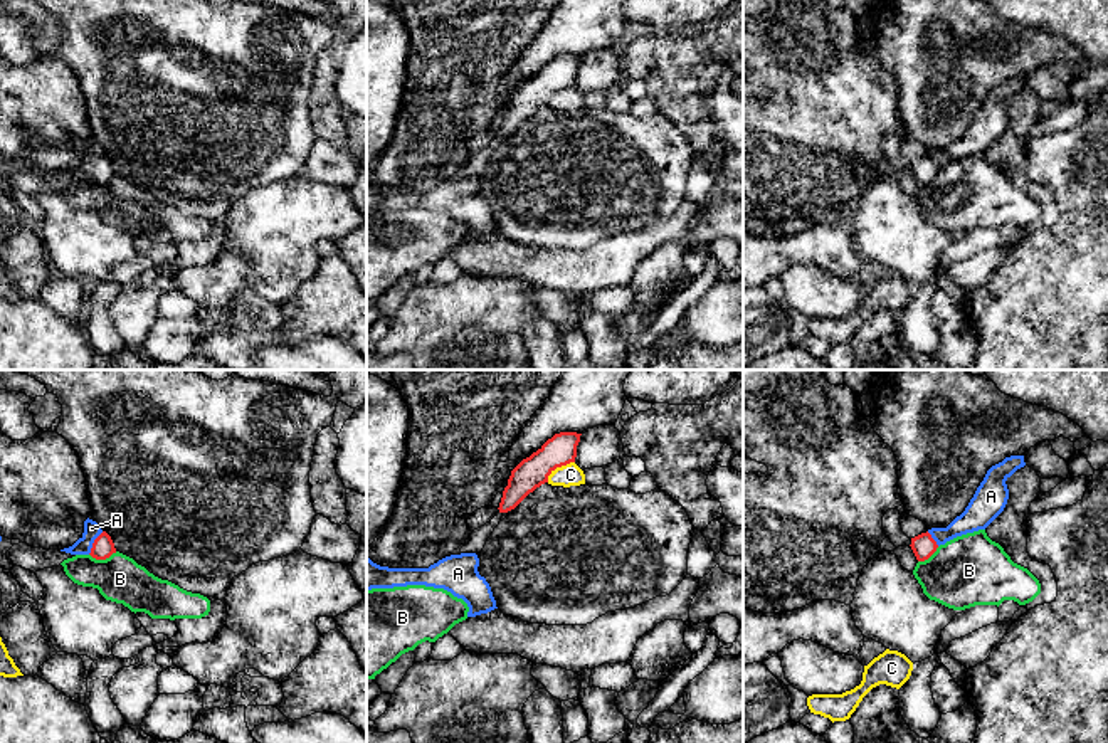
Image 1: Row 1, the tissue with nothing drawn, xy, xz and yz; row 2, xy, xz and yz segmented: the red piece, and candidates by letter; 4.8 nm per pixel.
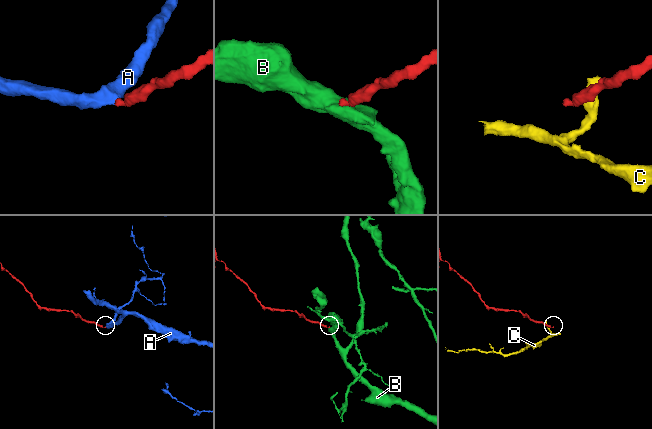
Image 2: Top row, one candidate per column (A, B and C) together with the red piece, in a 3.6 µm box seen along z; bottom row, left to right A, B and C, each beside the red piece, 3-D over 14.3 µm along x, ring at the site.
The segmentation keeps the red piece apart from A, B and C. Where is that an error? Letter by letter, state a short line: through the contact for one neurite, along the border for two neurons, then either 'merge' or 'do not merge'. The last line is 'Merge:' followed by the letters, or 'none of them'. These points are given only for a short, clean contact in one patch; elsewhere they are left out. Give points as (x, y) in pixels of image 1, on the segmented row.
A: line xy (103, 547), (93, 543), (91, 528); merge
B: line xy (116, 552), (105, 558), (93, 558), (89, 555); do not merge
C: line xz (574, 461), (559, 466), (547, 481); do not merge
Merge: A

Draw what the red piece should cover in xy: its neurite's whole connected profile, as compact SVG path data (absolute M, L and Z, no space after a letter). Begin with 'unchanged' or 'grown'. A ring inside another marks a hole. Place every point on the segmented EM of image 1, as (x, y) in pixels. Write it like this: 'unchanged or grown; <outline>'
grown; M87 518L84 521L82 536L72 546L61 551L71 555L91 555L96 560L106 560L116 553L116 548L111 536L103 531L96 521Z

